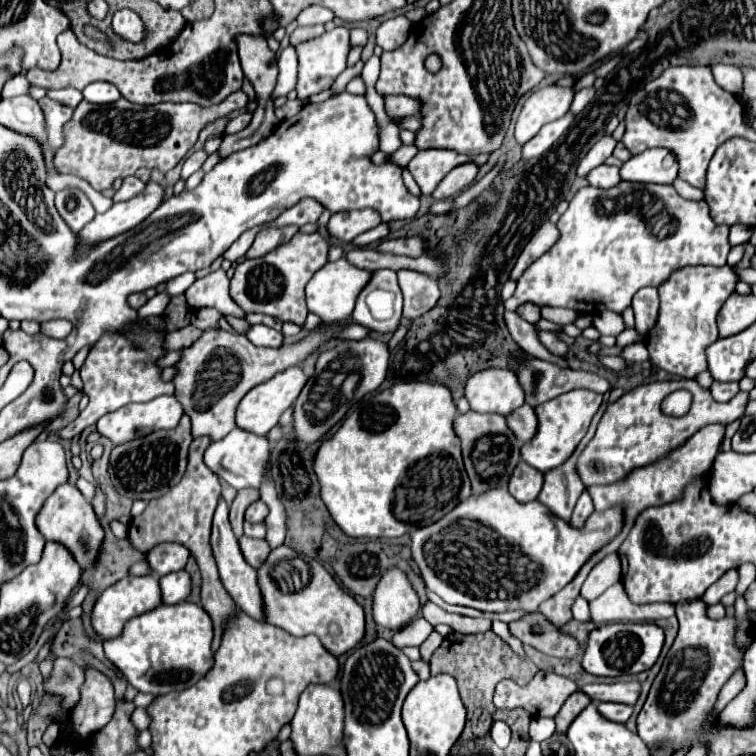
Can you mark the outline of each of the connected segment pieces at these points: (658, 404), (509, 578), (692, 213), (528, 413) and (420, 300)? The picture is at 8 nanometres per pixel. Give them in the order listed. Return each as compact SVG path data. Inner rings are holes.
M672 380L672 382L652 382L626 392L620 400L606 406L606 412L598 424L598 430L582 456L578 458L578 474L585 487L608 485L620 480L632 468L646 466L670 450L684 444L696 430L708 424L730 424L744 414L748 392L738 392L728 402L716 402L708 388L702 388L696 380ZM688 390L692 394L692 406L684 416L668 416L662 412L662 400L676 392Z
M506 488L488 490L482 496L470 496L460 502L450 514L438 522L416 528L412 536L412 556L420 568L420 574L428 590L436 592L448 604L460 604L478 608L482 612L506 612L506 610L536 610L546 598L562 590L580 570L580 566L592 556L608 538L614 538L622 528L622 510L610 508L604 512L594 511L590 520L576 530L568 522L556 518L542 502L532 500L520 504L510 496Z
M620 182L614 188L602 190L594 186L580 188L568 204L568 210L558 220L560 238L556 246L542 254L520 276L516 292L504 302L506 310L516 310L524 302L536 302L538 306L562 306L582 314L600 314L600 310L612 310L622 314L632 296L644 286L658 286L668 274L686 264L710 264L724 266L730 250L728 226L718 226L708 214L704 200L692 202L678 196L674 186L666 184L636 184Z
M528 404L520 406L520 408L514 410L512 414L508 414L506 420L508 420L510 430L516 434L516 438L518 438L522 444L524 444L524 442L530 442L532 436L536 436L538 418L536 418L532 406L528 406Z
M396 270L398 282L404 294L404 318L414 320L432 310L440 298L440 288L428 274L416 274L416 270Z

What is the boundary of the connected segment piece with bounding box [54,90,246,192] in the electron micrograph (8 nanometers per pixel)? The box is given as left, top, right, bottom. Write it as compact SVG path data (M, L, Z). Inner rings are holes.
M242 90L232 92L216 106L196 106L194 102L140 106L128 102L126 98L120 98L114 104L98 106L82 100L72 118L64 124L64 144L54 152L54 168L58 174L84 178L94 190L100 192L108 190L116 178L132 176L138 168L168 172L196 144L198 134L206 124L224 118L234 110L242 110L244 106L246 94Z

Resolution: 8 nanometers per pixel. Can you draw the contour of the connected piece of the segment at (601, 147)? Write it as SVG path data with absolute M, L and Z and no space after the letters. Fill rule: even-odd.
M604 136L602 140L598 140L598 142L590 148L590 152L584 156L584 160L578 164L578 168L576 168L576 176L584 178L590 170L594 170L596 166L604 164L604 160L612 154L614 146L616 146L616 140L614 140L612 136Z

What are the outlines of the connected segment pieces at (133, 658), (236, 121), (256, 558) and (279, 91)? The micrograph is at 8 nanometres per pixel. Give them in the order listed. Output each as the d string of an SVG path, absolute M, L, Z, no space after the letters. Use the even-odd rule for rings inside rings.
M192 602L174 606L162 604L160 608L126 622L120 638L104 642L104 652L138 692L160 696L176 688L194 686L208 674L214 664L212 640L212 620L202 606Z
M246 112L240 114L240 116L236 116L236 118L232 118L232 120L226 124L224 134L232 134L232 132L240 132L240 130L244 130L244 128L248 126L250 118L252 118L252 114L246 114Z
M248 536L240 538L240 548L242 548L246 562L254 568L260 568L264 564L264 558L268 558L270 554L270 546L266 540L252 540Z
M288 46L282 50L280 58L278 58L278 66L280 66L280 80L278 80L278 88L272 92L272 100L278 96L284 96L295 88L297 82L298 59L294 46Z

